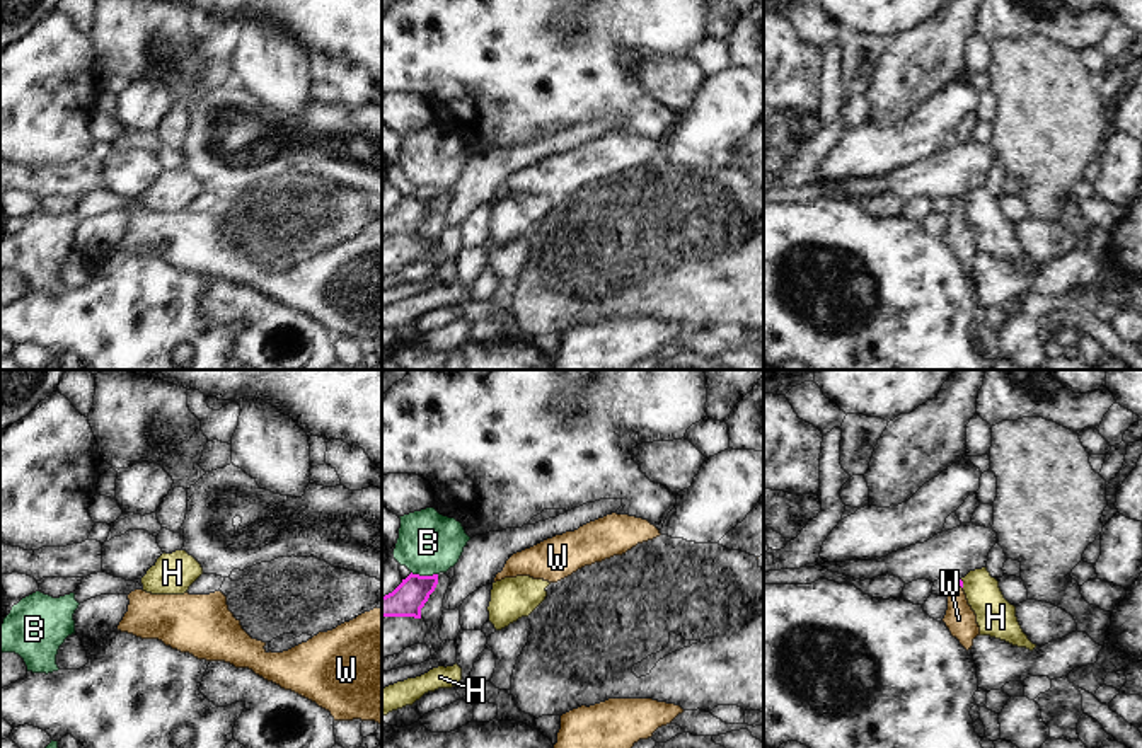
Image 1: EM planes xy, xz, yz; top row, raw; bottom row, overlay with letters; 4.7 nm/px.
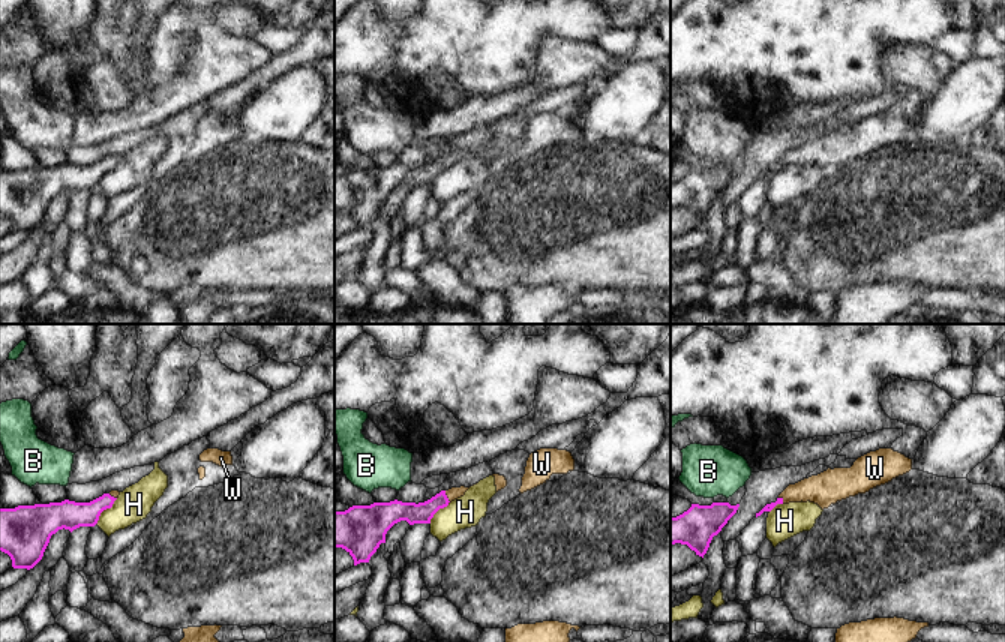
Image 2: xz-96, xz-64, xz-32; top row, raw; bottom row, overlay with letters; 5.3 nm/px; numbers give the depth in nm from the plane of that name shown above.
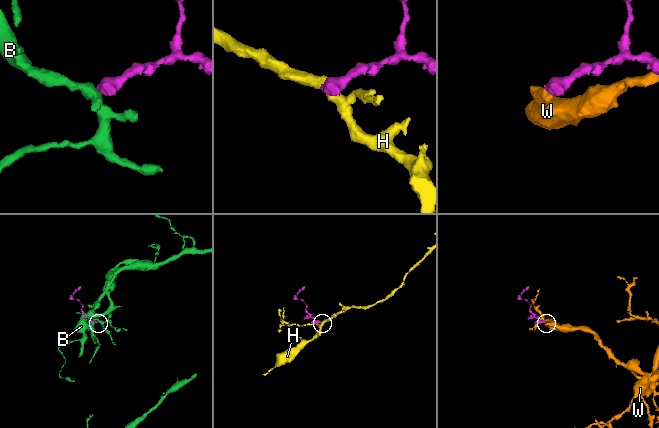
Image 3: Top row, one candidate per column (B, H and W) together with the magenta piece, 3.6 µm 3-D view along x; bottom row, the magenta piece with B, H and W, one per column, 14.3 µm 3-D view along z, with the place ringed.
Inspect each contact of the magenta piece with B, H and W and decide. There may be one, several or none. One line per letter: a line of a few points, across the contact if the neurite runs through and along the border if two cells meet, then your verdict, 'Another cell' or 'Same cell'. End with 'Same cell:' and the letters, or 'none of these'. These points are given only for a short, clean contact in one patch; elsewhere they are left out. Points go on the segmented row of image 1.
B: Line: xz (411, 571), (437, 575). Another cell
H: Line: yz (960, 580), (963, 586). Another cell
W: Line: yz (960, 581), (960, 585), (960, 619). Same cell
Same cell: W

